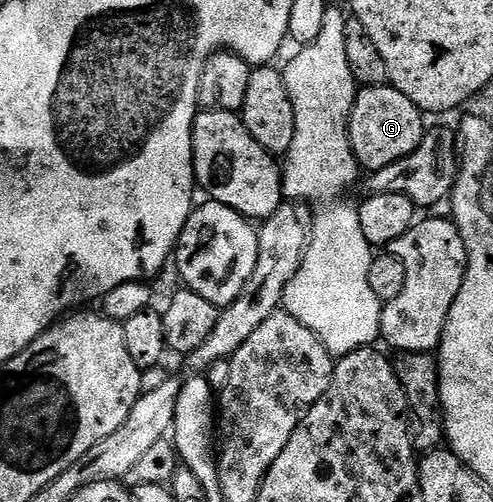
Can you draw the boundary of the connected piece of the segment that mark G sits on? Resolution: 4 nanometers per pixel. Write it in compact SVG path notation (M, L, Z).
M392 85L361 87L349 118L349 140L358 168L365 170L366 167L366 172L372 173L408 157L421 144L426 133L425 119L415 101L411 101L411 97L403 97L403 93Z

